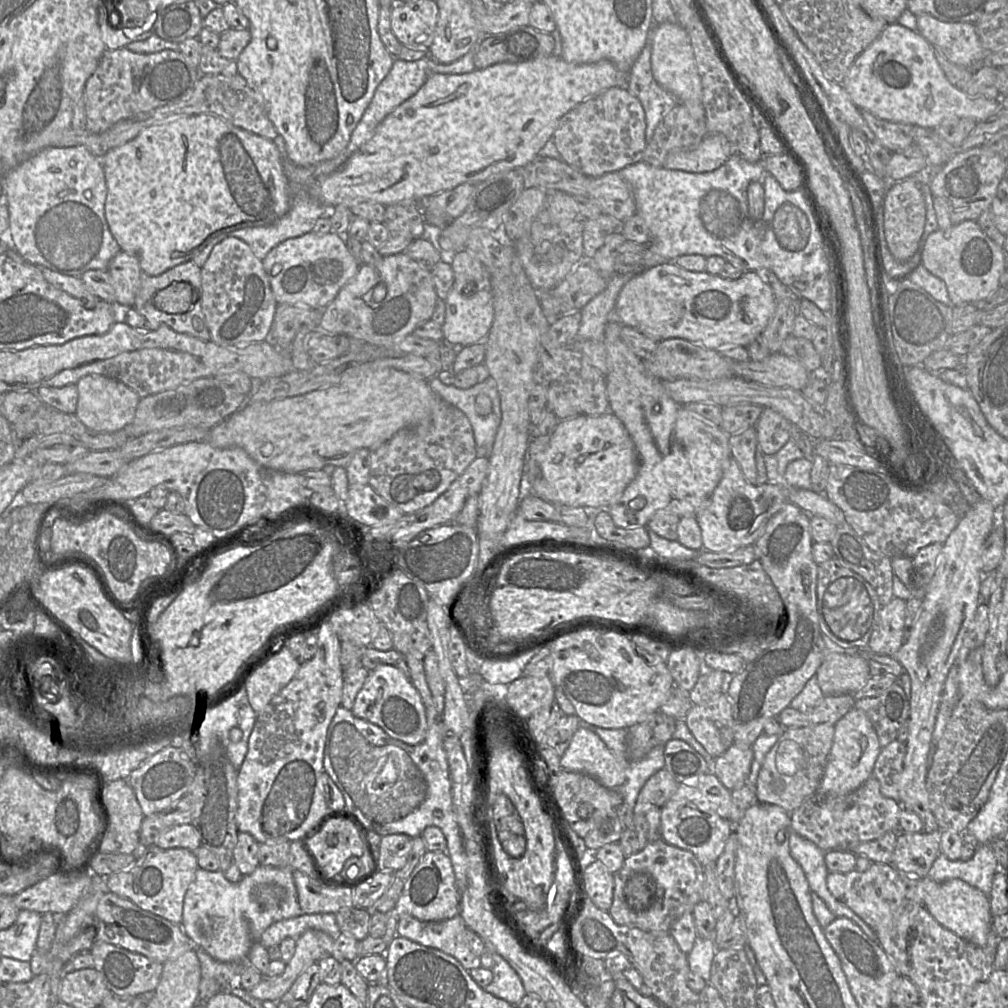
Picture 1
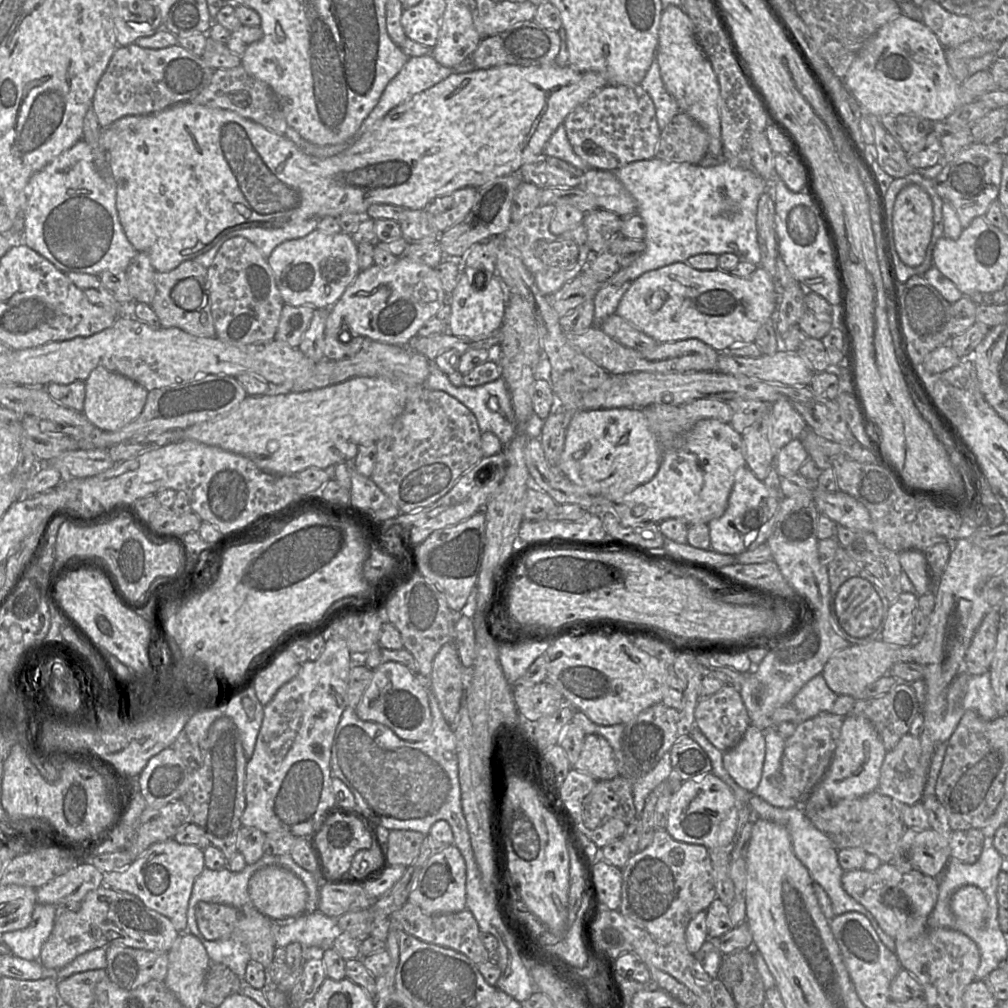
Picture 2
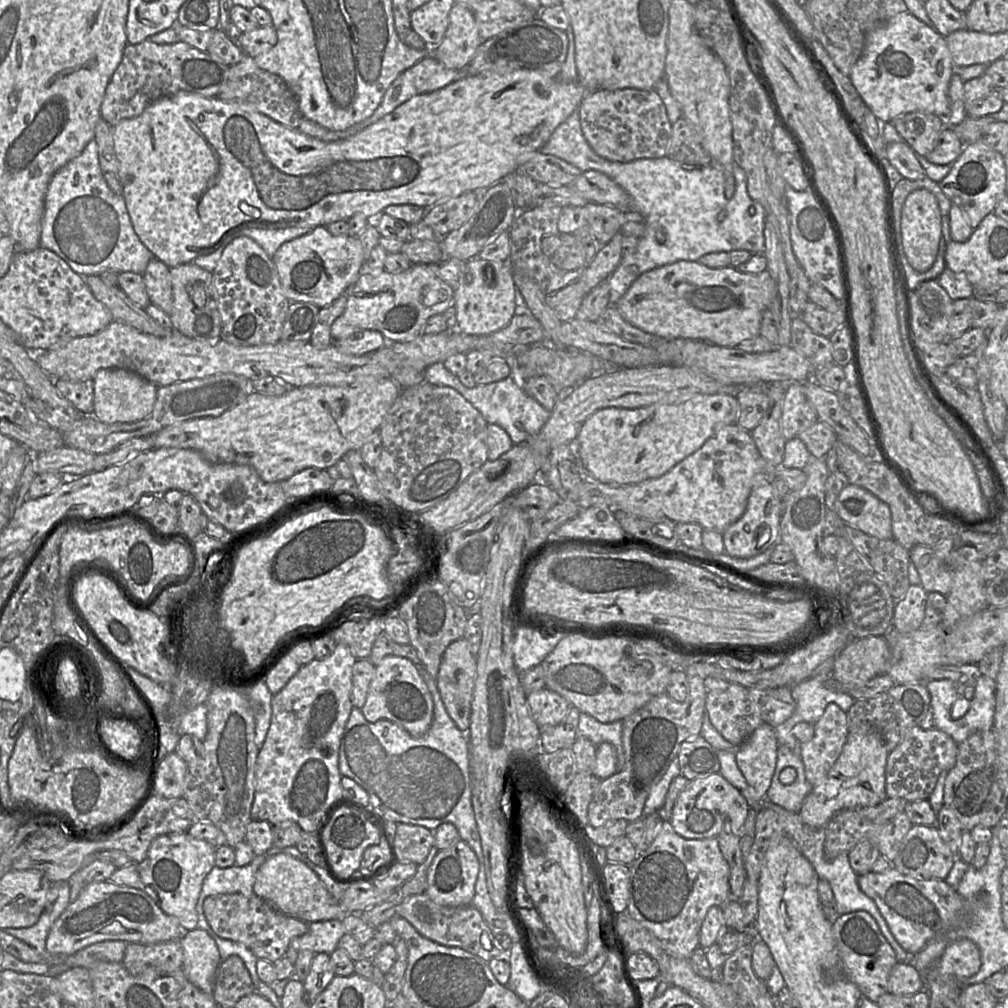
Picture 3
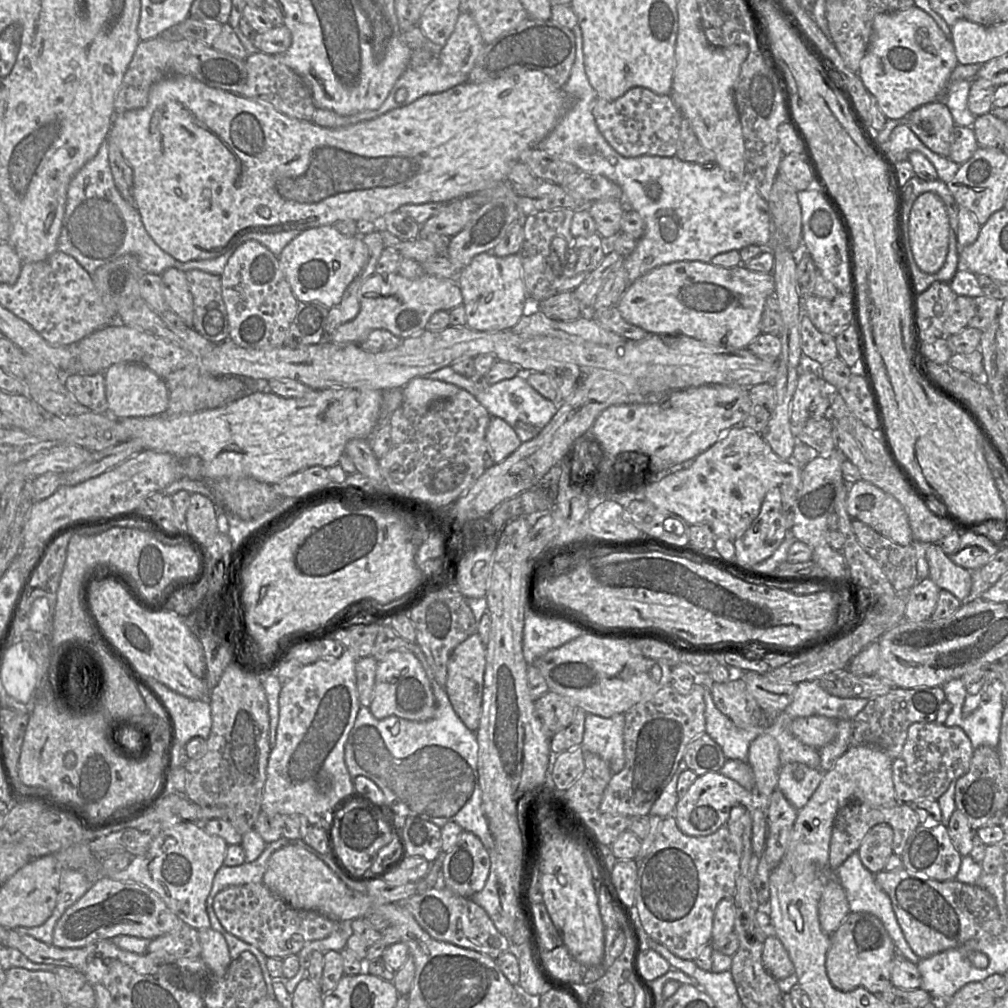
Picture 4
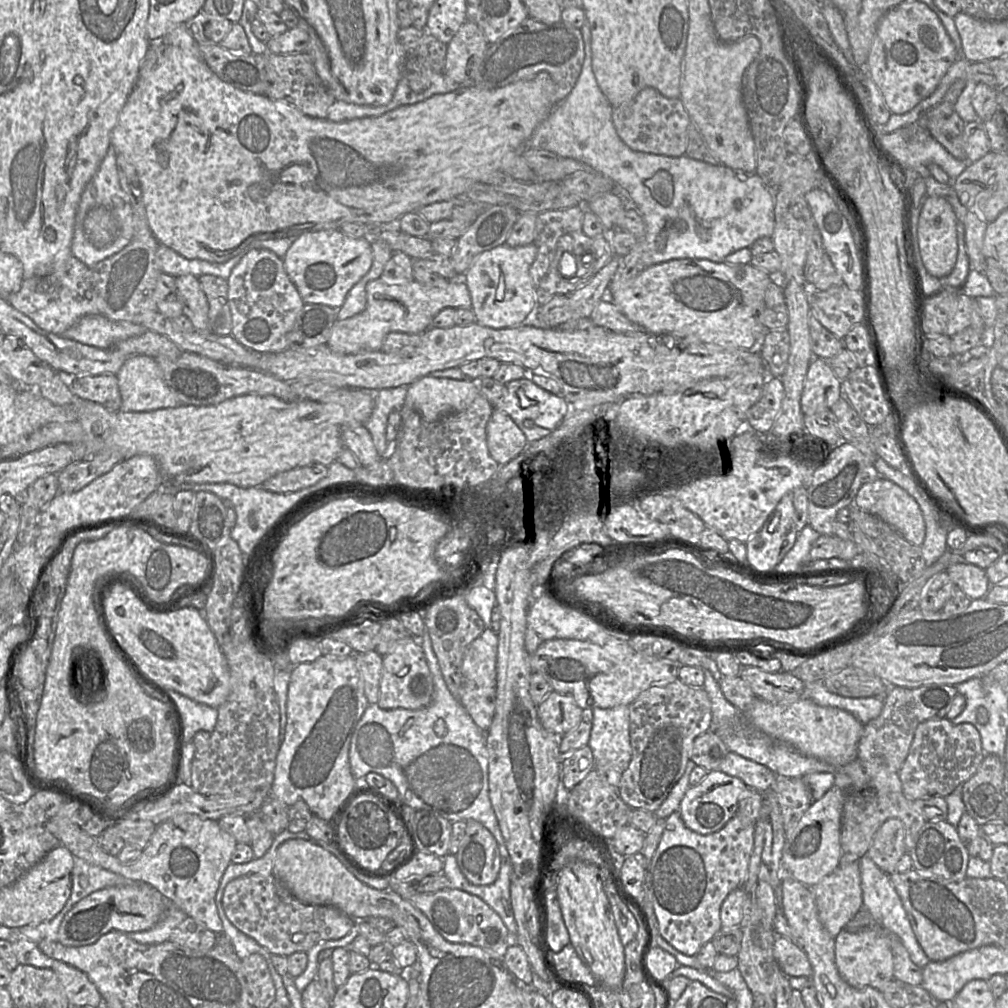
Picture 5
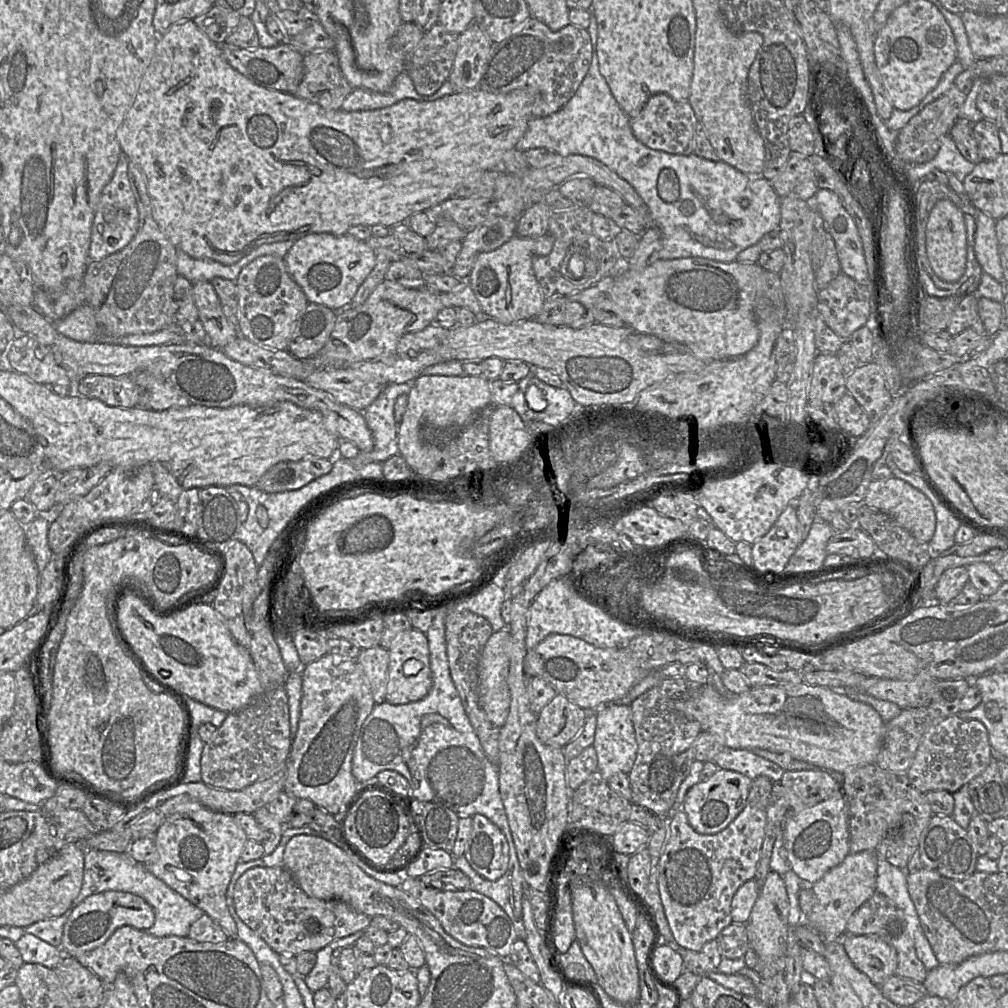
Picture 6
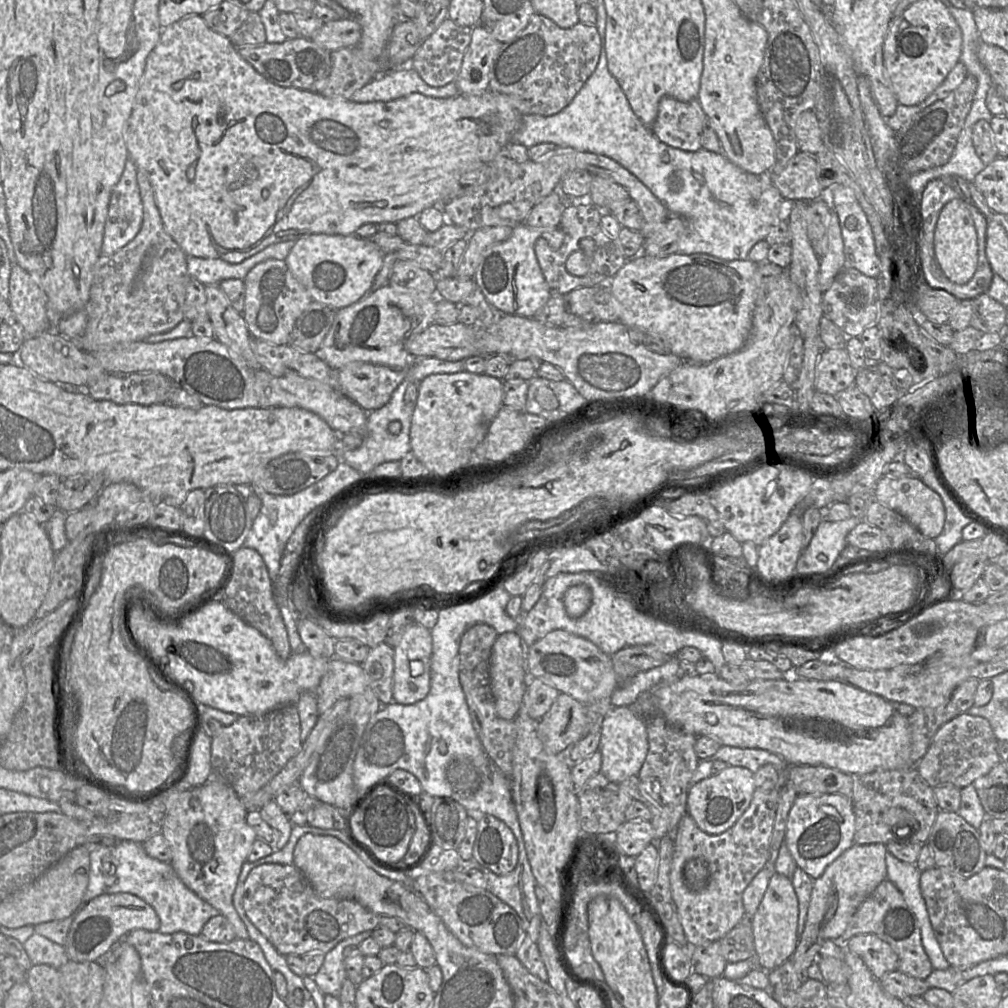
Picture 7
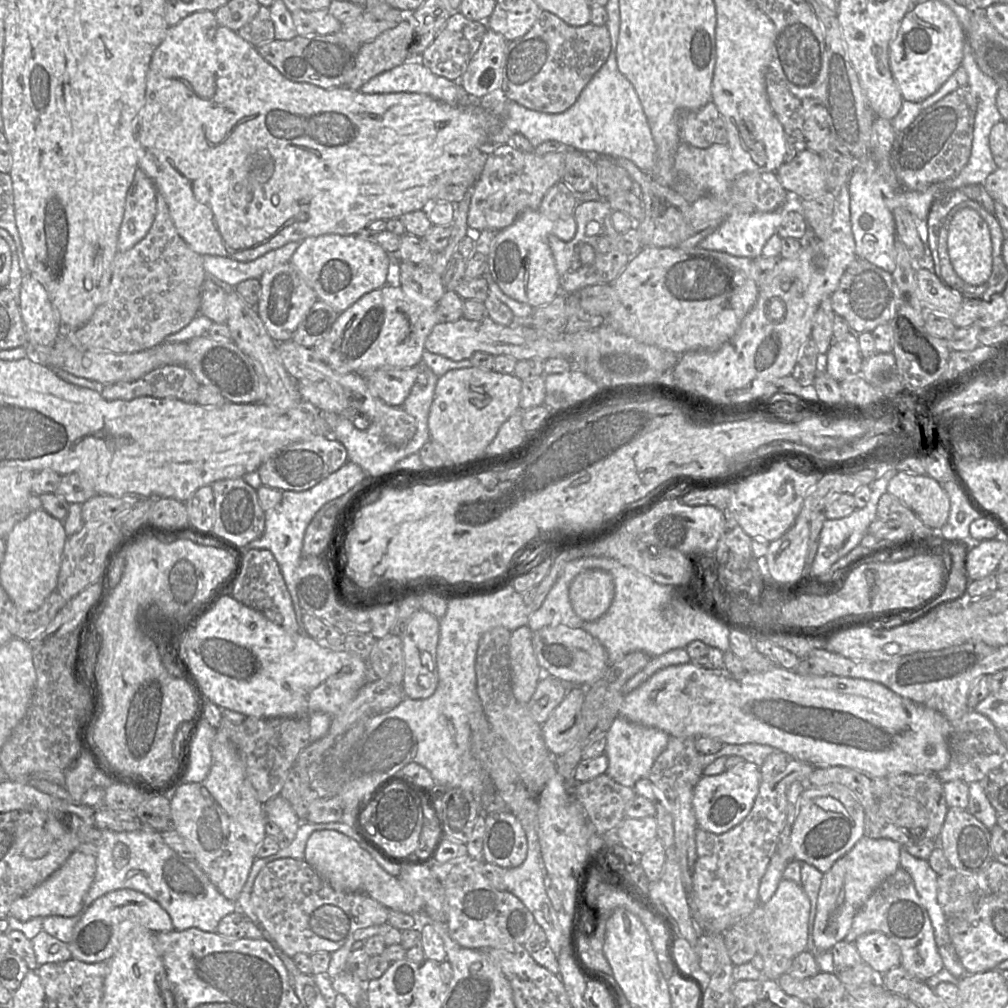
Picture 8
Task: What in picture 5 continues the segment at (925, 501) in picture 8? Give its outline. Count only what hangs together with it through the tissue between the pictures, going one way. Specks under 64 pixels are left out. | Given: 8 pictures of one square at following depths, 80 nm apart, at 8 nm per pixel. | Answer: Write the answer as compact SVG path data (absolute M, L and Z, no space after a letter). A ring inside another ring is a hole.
M879 478L864 483L859 489L855 505L872 515L875 515L899 532L908 542L921 546L926 534L926 525L922 510L918 502L903 488L894 482Z

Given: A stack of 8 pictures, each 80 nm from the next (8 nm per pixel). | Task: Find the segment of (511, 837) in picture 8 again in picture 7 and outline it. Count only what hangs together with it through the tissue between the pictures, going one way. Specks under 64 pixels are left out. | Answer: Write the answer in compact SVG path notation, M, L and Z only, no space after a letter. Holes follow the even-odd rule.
M484 815L477 824L472 859L497 875L506 875L518 863L518 843L511 829L501 820Z

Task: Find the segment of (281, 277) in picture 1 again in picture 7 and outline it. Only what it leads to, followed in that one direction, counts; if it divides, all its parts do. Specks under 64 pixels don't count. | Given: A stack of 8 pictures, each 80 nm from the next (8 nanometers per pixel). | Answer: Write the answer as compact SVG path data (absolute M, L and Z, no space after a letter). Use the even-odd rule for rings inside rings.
M310 234L295 241L285 262L313 301L338 311L358 302L371 291L383 257L384 253L375 243L355 234Z

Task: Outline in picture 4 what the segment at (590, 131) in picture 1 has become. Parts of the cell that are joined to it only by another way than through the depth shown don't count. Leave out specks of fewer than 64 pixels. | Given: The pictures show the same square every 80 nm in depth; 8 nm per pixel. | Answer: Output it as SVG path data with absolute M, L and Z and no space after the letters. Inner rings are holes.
M634 87L615 100L597 97L592 114L603 137L622 156L675 157L683 116L669 95Z

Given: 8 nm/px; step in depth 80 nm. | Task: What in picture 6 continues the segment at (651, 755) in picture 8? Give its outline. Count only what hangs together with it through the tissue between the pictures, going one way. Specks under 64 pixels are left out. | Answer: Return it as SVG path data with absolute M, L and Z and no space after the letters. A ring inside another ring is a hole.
M612 703L597 711L597 725L592 747L597 754L597 769L605 781L614 774L629 774L631 772L638 746L629 705Z

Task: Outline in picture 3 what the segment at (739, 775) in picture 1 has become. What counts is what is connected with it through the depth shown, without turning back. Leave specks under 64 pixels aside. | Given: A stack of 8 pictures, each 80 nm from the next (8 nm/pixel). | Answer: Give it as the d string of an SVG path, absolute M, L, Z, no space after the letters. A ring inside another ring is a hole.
M762 723L734 751L739 770L762 800L766 797L775 773L778 745L774 729Z

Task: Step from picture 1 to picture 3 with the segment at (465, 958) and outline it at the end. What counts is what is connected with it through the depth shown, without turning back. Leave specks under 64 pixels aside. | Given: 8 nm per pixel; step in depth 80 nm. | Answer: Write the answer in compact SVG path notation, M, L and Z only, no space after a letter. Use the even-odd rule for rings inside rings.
M425 893L406 899L395 913L406 919L422 936L444 946L458 947L489 962L492 959L508 961L510 949L504 950L496 940L482 914L473 906L448 907L435 903Z

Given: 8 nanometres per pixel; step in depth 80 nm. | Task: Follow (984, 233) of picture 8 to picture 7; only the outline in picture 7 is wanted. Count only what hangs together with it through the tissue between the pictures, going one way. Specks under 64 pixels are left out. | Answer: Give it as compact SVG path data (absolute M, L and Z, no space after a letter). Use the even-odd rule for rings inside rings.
M954 199L944 205L936 223L933 246L937 264L947 279L956 284L971 280L978 265L978 247L968 202Z

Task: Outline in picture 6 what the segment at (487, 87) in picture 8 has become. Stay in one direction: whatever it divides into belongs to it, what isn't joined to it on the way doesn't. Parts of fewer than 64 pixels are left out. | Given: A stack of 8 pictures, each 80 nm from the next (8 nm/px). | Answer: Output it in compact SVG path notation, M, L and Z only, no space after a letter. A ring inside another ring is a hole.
M476 23L459 35L457 54L448 78L457 87L457 91L479 88L492 46L493 42Z

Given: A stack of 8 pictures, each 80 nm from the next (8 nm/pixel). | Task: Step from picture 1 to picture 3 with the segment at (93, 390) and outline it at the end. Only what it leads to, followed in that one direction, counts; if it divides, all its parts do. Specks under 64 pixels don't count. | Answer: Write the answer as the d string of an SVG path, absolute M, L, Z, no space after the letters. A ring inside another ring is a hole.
M123 368L99 370L93 377L94 408L92 415L106 424L133 423L149 416L158 387L135 372Z

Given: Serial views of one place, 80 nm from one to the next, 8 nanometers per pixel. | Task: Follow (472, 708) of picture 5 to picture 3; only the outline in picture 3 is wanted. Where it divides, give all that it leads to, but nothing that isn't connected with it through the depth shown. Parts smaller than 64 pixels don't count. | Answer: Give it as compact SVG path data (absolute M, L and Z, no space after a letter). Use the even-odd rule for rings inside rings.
M465 638L452 642L443 653L435 678L450 718L463 732L470 726L477 662Z

